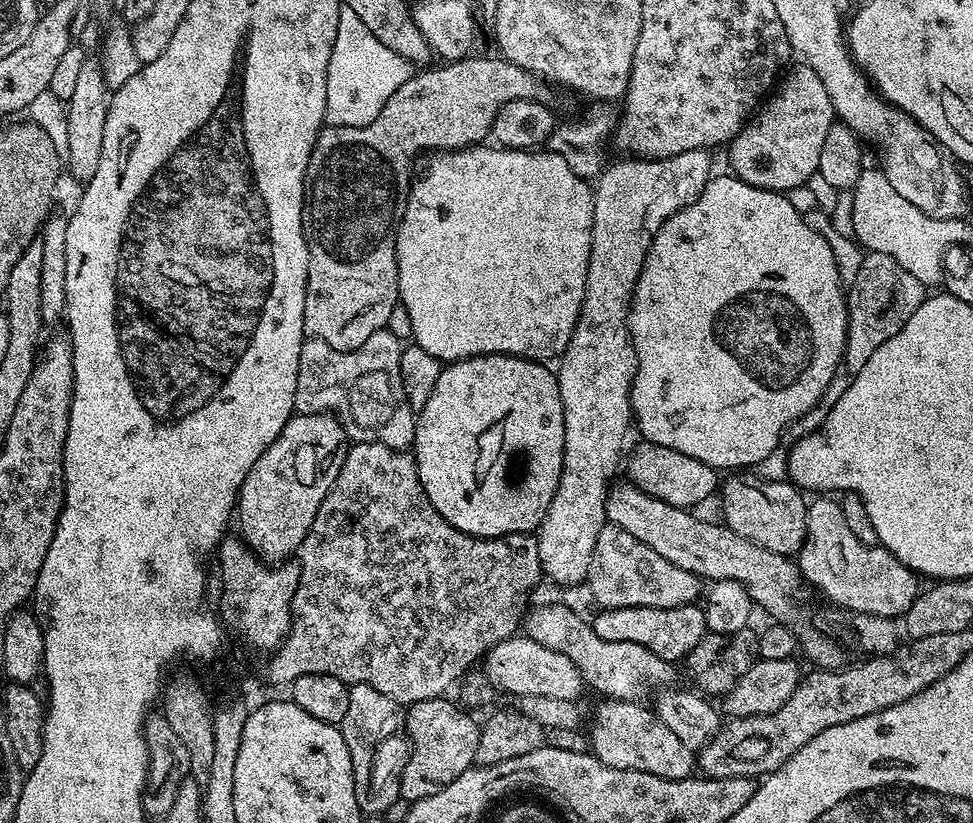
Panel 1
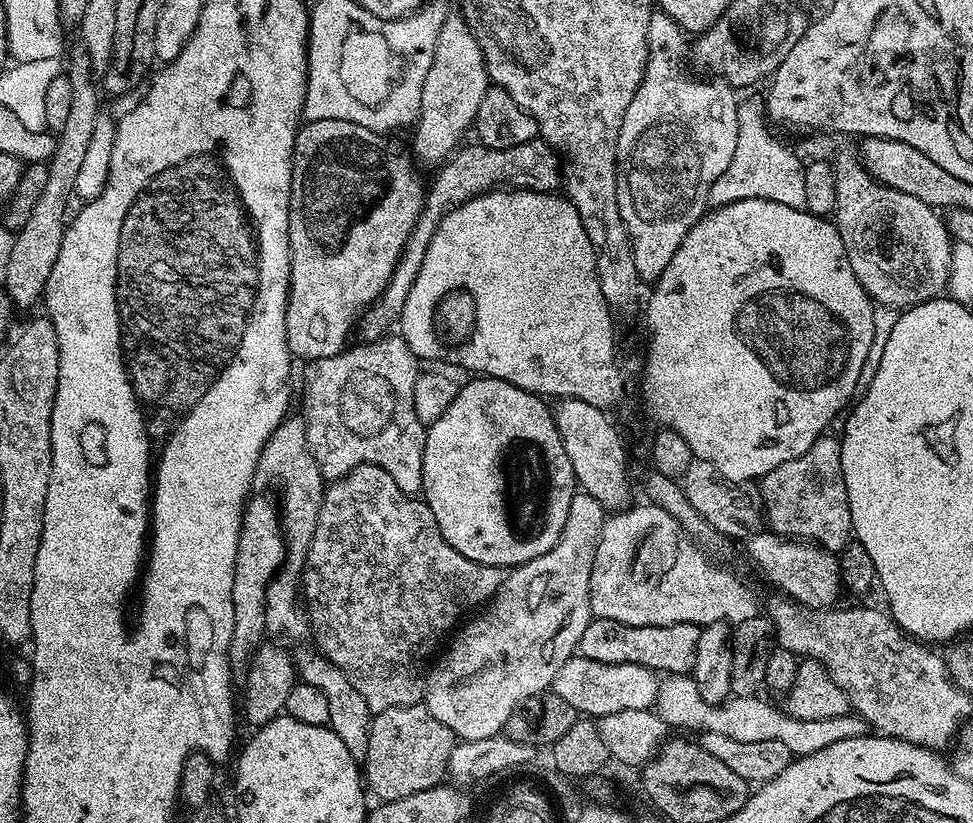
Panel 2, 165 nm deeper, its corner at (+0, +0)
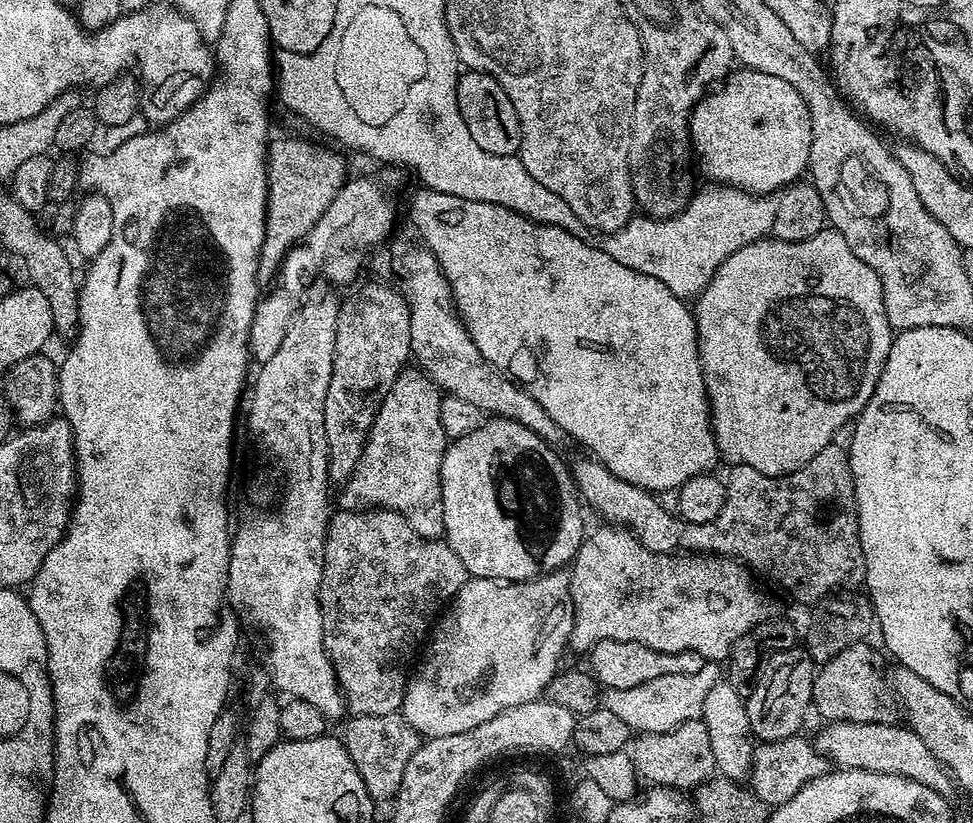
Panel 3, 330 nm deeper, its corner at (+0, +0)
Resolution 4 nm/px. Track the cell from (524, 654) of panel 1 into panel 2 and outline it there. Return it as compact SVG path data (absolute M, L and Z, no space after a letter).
M573 654L558 670L551 691L556 692L558 698L566 698L577 714L599 718L606 714L618 714L618 710L652 708L659 688L657 673L641 664L607 664Z

